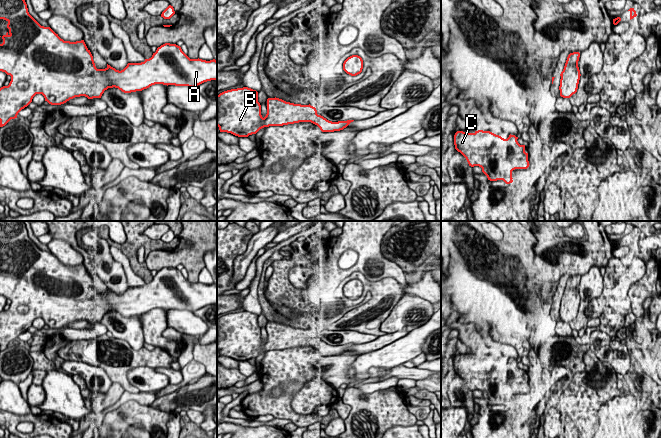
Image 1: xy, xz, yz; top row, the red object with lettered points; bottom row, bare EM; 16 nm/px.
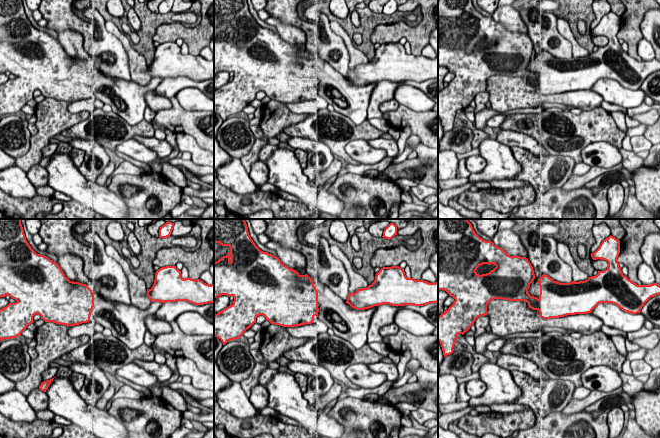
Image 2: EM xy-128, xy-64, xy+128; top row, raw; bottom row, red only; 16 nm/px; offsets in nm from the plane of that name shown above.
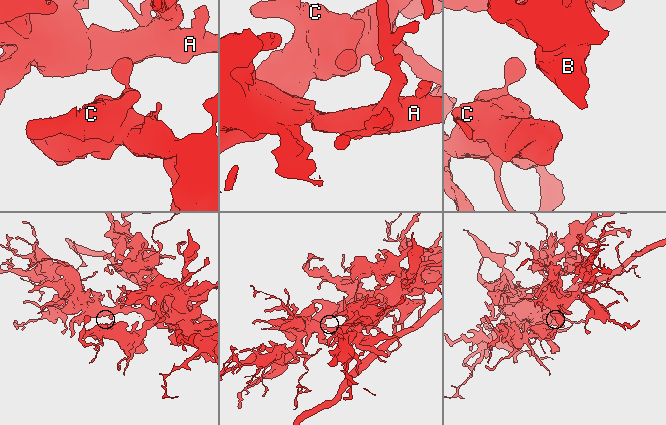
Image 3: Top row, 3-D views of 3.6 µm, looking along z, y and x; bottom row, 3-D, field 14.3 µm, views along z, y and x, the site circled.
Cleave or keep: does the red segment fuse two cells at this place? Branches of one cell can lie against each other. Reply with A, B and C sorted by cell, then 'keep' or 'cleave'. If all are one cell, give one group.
groups A B C; keep

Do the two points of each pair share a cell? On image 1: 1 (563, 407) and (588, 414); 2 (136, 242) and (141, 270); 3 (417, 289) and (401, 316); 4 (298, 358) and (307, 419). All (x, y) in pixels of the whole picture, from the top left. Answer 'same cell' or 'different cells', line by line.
1: same cell
2: same cell
3: different cells
4: same cell

